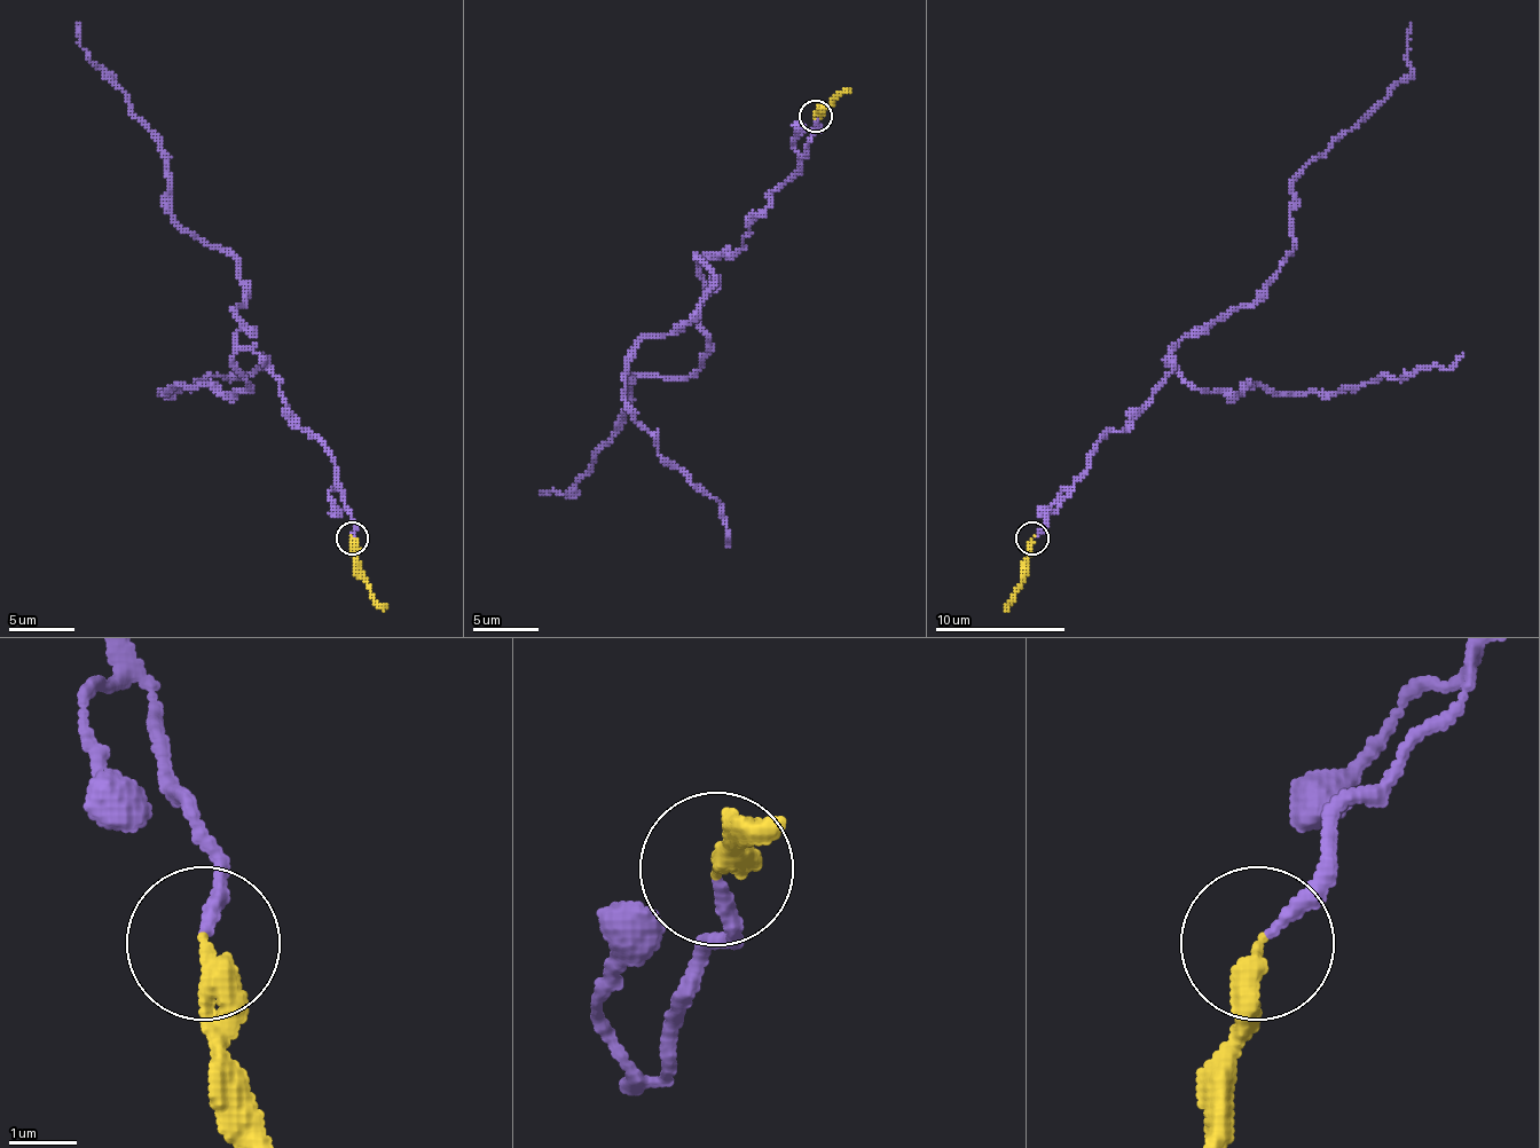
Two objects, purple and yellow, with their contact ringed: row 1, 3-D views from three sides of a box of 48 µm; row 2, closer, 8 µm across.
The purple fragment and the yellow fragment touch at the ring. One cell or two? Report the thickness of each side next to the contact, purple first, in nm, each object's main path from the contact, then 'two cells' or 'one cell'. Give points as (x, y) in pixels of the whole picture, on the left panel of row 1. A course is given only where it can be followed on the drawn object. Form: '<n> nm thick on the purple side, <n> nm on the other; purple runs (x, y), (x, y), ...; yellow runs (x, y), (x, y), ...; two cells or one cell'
190 nm thick on the purple side, 340 nm on the other; purple runs (351, 536), (335, 457), (236, 343), (240, 268), (171, 212), (162, 140), (79, 46), (77, 23); yellow runs (351, 539), (358, 575), (384, 611); one cell

